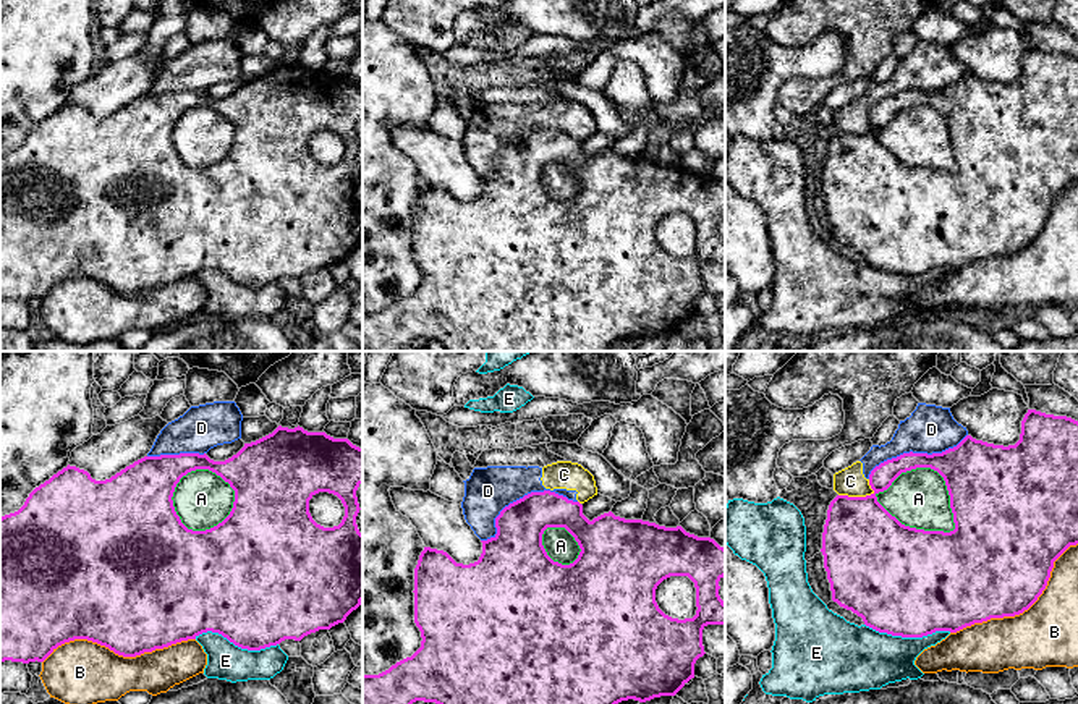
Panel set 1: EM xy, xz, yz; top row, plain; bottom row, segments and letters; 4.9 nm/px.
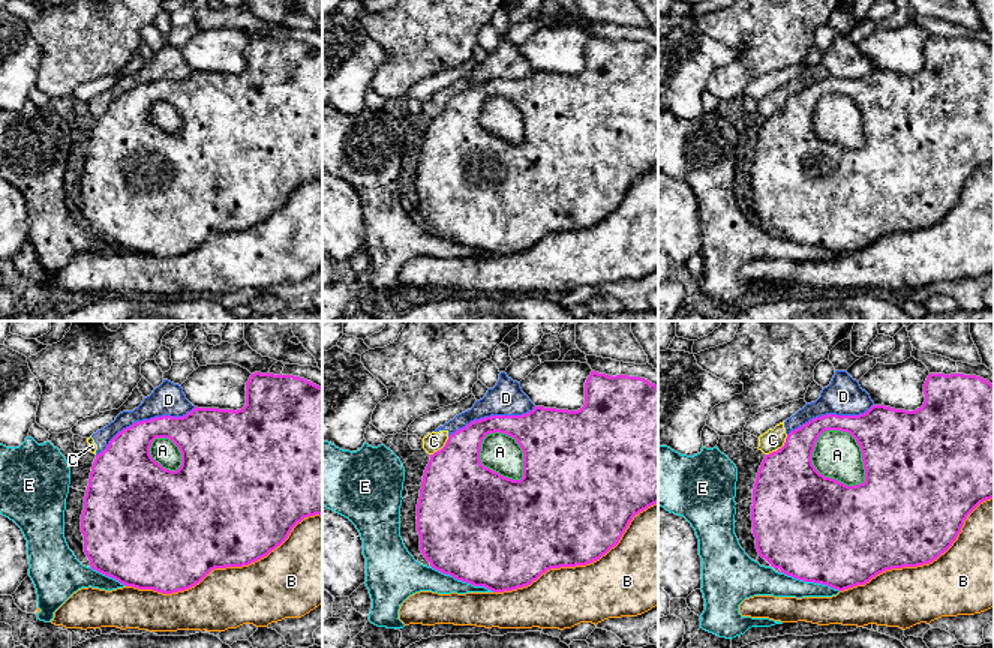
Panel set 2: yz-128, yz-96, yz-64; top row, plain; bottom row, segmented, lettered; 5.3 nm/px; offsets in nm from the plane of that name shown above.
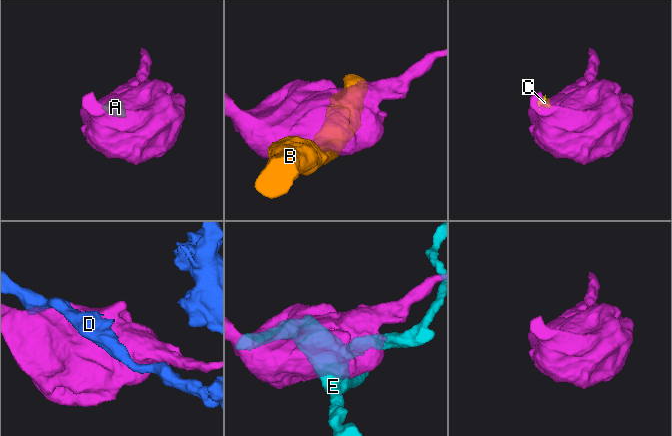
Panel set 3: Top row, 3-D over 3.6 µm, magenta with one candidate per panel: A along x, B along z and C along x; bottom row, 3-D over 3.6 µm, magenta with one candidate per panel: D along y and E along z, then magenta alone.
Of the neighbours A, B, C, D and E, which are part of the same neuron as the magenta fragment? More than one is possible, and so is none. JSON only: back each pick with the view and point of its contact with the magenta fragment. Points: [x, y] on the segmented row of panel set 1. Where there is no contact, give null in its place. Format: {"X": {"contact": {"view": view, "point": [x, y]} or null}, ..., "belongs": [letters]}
{"belongs": []}

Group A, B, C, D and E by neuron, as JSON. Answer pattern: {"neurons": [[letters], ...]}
{"neurons": [["A", "C", "D"], ["B"], ["E"]]}

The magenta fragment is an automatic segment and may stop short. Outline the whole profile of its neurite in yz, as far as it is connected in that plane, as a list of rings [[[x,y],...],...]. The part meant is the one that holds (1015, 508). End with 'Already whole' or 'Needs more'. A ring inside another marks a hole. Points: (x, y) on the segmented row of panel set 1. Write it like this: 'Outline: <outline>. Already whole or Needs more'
Outline: [[[1028,409],[1015,445],[994,445],[966,435],[942,453],[903,453],[869,474],[874,490],[866,497],[837,495],[827,510],[822,555],[832,600],[863,618],[864,625],[892,636],[923,638],[936,631],[957,633],[991,618],[1028,610],[1047,586],[1054,562],[1078,544],[1078,421]],[[931,468],[947,486],[955,529],[924,531],[902,524],[879,502],[877,494],[906,471]]]. Already whole

